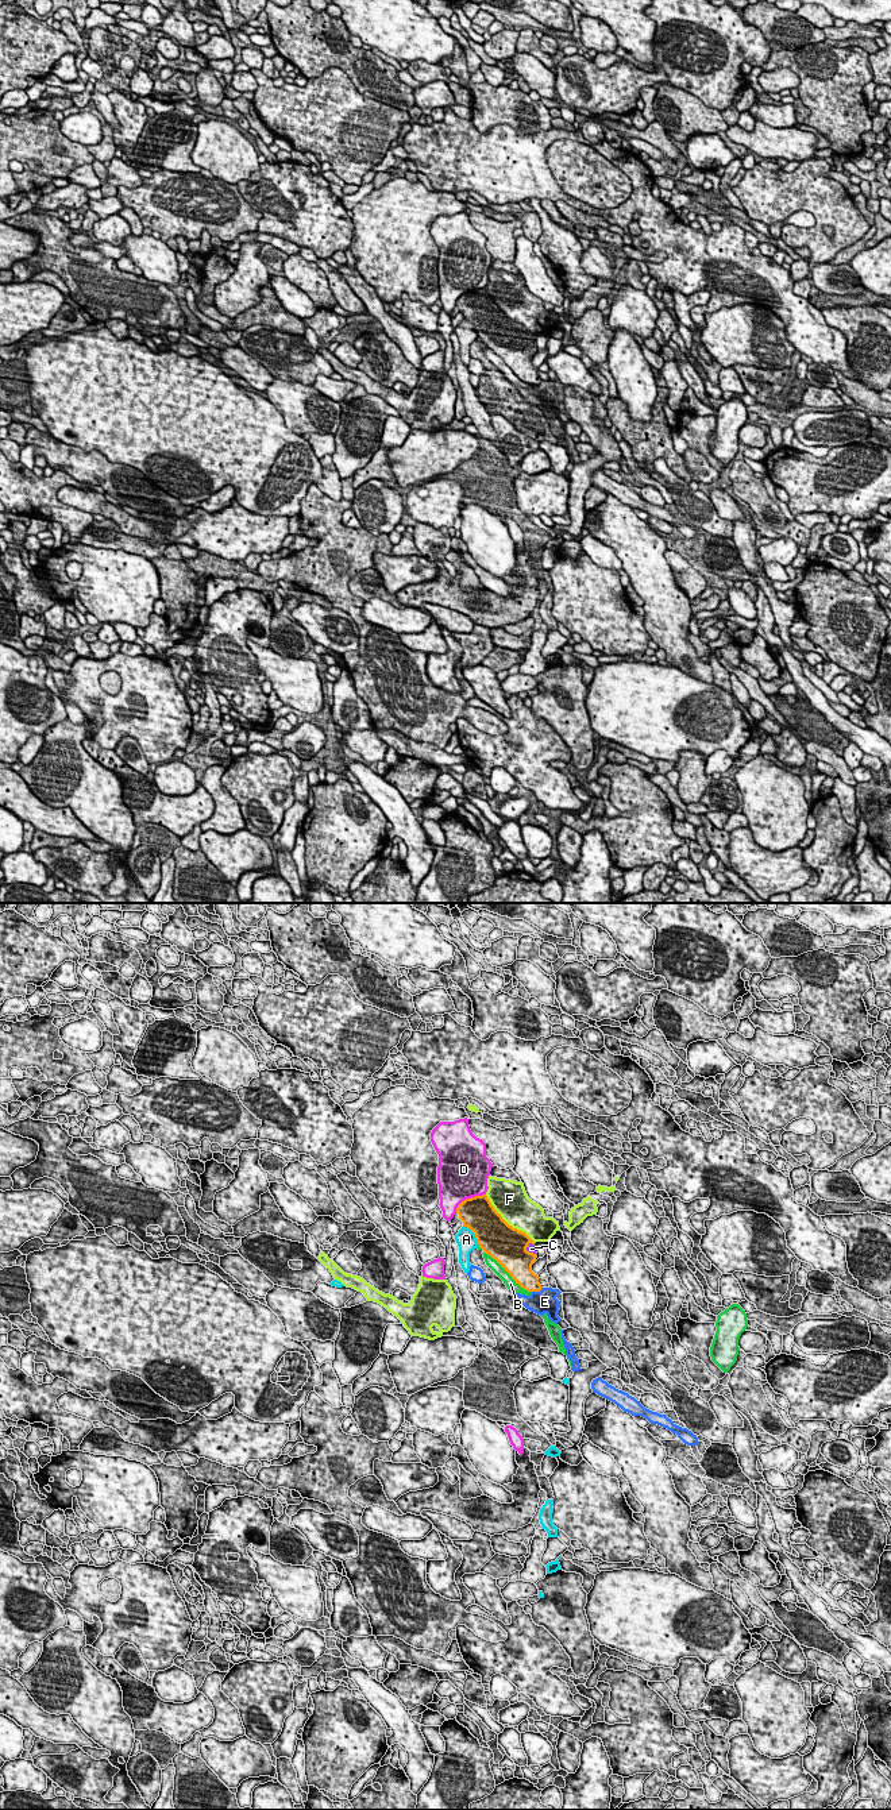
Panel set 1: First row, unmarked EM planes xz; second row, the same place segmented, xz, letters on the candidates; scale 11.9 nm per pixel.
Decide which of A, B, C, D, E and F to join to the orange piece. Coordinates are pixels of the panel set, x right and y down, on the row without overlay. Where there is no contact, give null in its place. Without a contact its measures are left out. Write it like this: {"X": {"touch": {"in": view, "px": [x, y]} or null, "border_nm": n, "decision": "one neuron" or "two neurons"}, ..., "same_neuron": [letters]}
{"A": {"touch": {"in": "xz", "px": [474, 325]}, "border_nm": 320, "decision": "two neurons"}, "B": {"touch": {"in": "xz", "px": [508, 365]}, "border_nm": 750, "decision": "two neurons"}, "C": {"touch": {"in": "xz", "px": [528, 344]}, "border_nm": 190, "decision": "one neuron"}, "D": {"touch": {"in": "xz", "px": [467, 292]}, "border_nm": 440, "decision": "two neurons"}, "E": {"touch": {"in": "xz", "px": [536, 384]}, "border_nm": 150, "decision": "two neurons"}, "F": {"touch": {"in": "xz", "px": [506, 316]}, "border_nm": 850, "decision": "two neurons"}, "same_neuron": ["C"]}

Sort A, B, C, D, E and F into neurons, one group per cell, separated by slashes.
A / B / C / D / E / F

